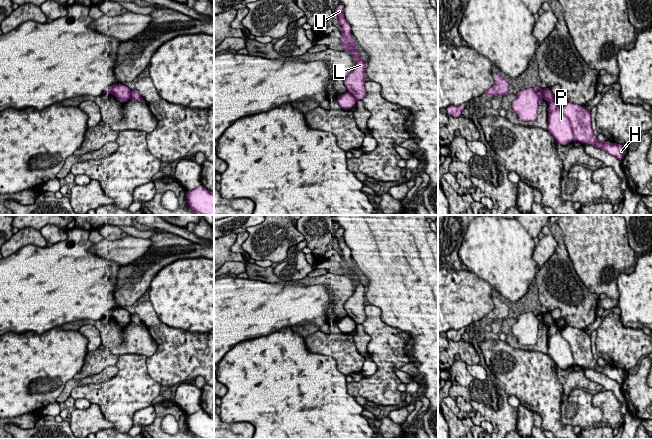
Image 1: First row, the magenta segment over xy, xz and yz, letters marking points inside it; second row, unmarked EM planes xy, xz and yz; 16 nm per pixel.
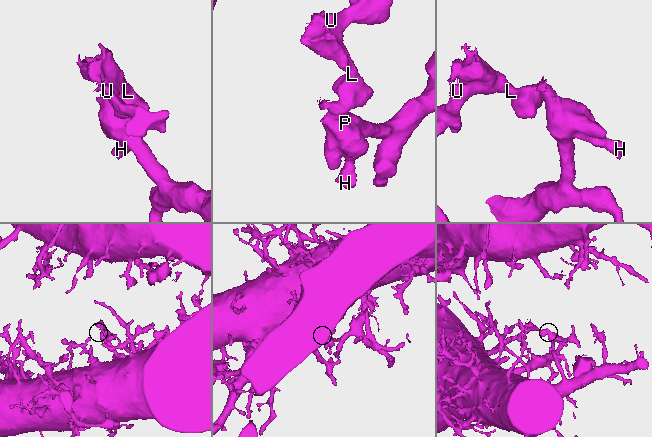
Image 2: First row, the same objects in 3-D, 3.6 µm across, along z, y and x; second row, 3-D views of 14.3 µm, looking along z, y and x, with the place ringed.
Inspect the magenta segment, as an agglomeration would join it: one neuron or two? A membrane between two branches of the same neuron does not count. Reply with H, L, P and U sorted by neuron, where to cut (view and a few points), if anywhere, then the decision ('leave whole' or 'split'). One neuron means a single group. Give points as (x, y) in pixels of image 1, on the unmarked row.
H P / L U; cut in yz along (542, 313), (543, 322); split

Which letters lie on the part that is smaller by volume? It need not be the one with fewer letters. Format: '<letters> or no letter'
L, U

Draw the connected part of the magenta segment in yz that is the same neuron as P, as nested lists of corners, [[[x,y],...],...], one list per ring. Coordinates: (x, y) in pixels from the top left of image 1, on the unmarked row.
[[[550,312],[543,313],[543,323],[549,327],[548,355],[557,367],[565,370],[576,364],[592,368],[622,385],[626,371],[608,364],[605,367],[599,366],[592,354],[590,335],[584,330],[568,325],[558,328]]]

